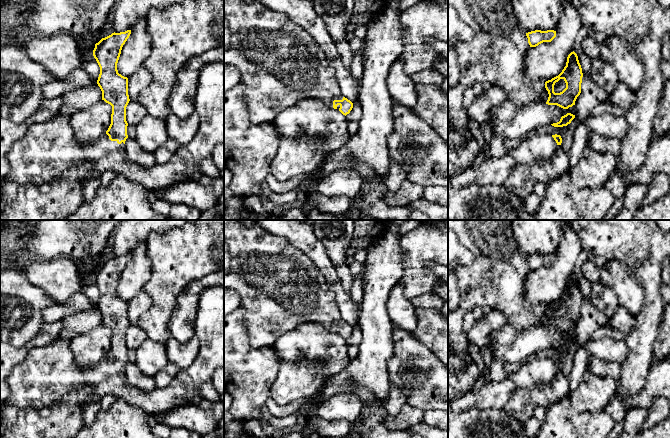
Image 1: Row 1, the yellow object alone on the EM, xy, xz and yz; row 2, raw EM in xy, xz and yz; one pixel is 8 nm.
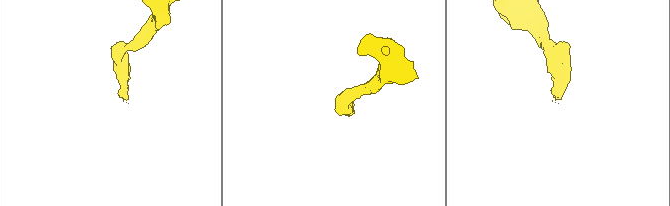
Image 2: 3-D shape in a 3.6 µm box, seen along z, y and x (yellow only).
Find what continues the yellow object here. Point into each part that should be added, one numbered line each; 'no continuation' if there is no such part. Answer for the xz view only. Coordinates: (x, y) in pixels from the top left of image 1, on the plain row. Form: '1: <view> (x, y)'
1: xz (277, 284)

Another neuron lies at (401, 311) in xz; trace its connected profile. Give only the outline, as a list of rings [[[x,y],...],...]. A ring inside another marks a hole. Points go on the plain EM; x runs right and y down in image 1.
[[[398,282],[389,294],[386,309],[391,322],[397,328],[412,333],[417,328],[415,307],[405,298],[403,285]]]

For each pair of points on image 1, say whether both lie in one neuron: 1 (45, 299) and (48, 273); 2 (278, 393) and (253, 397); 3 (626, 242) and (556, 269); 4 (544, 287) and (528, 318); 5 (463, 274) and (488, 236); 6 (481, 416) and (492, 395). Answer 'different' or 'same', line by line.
1: different
2: different
3: different
4: different
5: same
6: different

